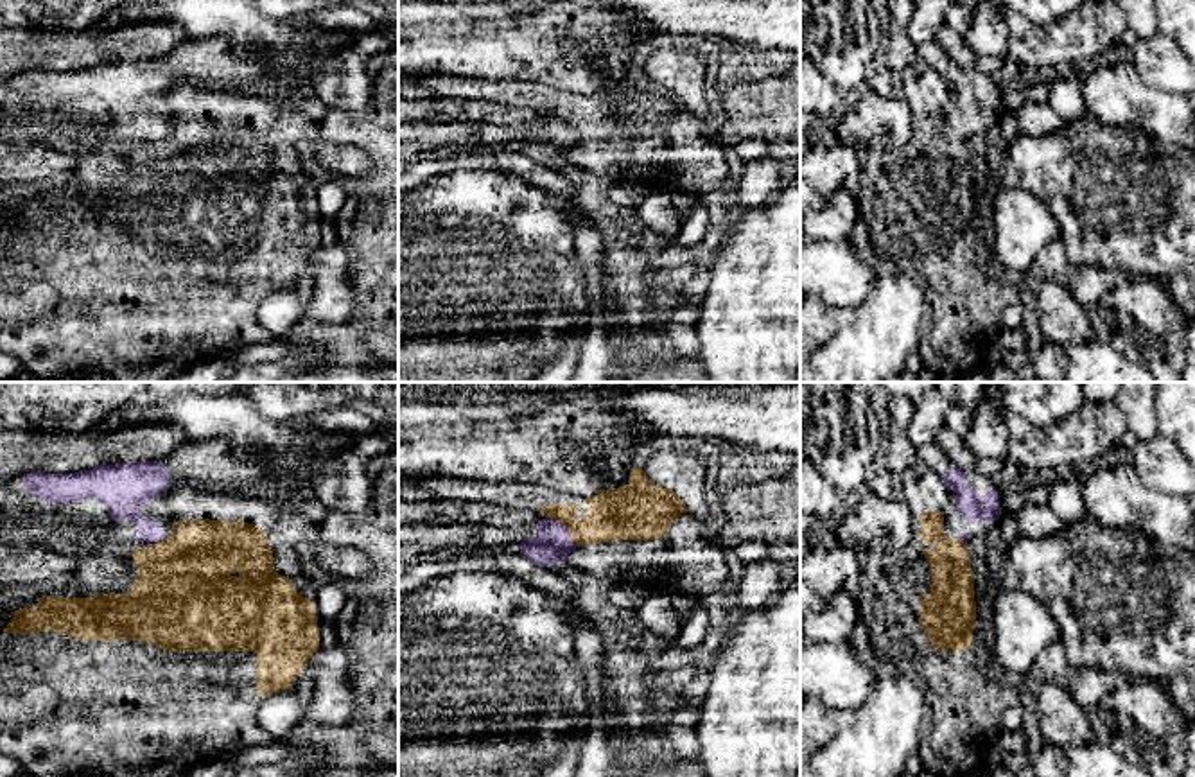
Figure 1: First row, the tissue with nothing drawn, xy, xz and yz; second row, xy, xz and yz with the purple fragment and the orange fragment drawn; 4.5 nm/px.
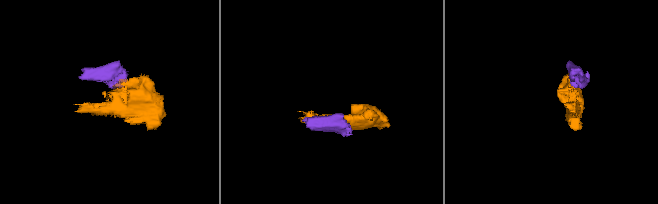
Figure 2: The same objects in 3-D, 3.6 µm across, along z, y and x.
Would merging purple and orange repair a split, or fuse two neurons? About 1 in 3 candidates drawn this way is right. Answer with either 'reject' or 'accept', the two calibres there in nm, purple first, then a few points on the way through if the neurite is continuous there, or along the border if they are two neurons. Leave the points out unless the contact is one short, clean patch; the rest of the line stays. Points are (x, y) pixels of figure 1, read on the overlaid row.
reject; 160 nm thick on the purple side, 240 nm on the other; border along xz (546, 517), (557, 519), (576, 544)

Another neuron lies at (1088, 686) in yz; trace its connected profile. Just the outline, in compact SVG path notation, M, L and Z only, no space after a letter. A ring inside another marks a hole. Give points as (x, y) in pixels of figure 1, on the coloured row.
M1060 642L1050 644L1035 659L1034 666L1025 675L1034 685L1053 682L1069 691L1084 711L1100 703L1100 700L1112 689L1129 680L1121 671L1095 671L1087 668L1075 668L1069 664Z

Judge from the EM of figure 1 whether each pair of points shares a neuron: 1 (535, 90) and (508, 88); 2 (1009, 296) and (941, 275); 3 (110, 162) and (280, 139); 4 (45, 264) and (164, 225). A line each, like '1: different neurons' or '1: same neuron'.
1: same neuron
2: same neuron
3: same neuron
4: same neuron

